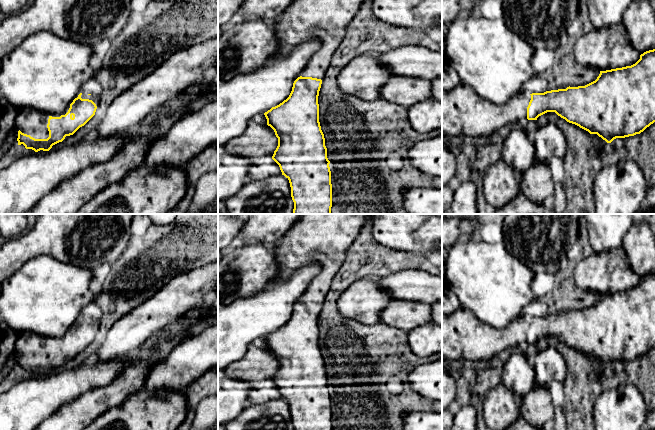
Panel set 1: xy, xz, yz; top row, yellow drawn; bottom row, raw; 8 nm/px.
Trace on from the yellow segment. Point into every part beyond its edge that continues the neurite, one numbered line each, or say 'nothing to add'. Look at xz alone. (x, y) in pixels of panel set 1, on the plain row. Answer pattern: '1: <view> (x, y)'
nothing to add

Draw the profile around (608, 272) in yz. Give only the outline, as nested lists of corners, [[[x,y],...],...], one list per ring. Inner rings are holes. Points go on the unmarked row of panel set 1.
[[[622,248],[592,253],[574,271],[575,284],[583,290],[606,295],[635,288],[640,276],[633,270]]]

